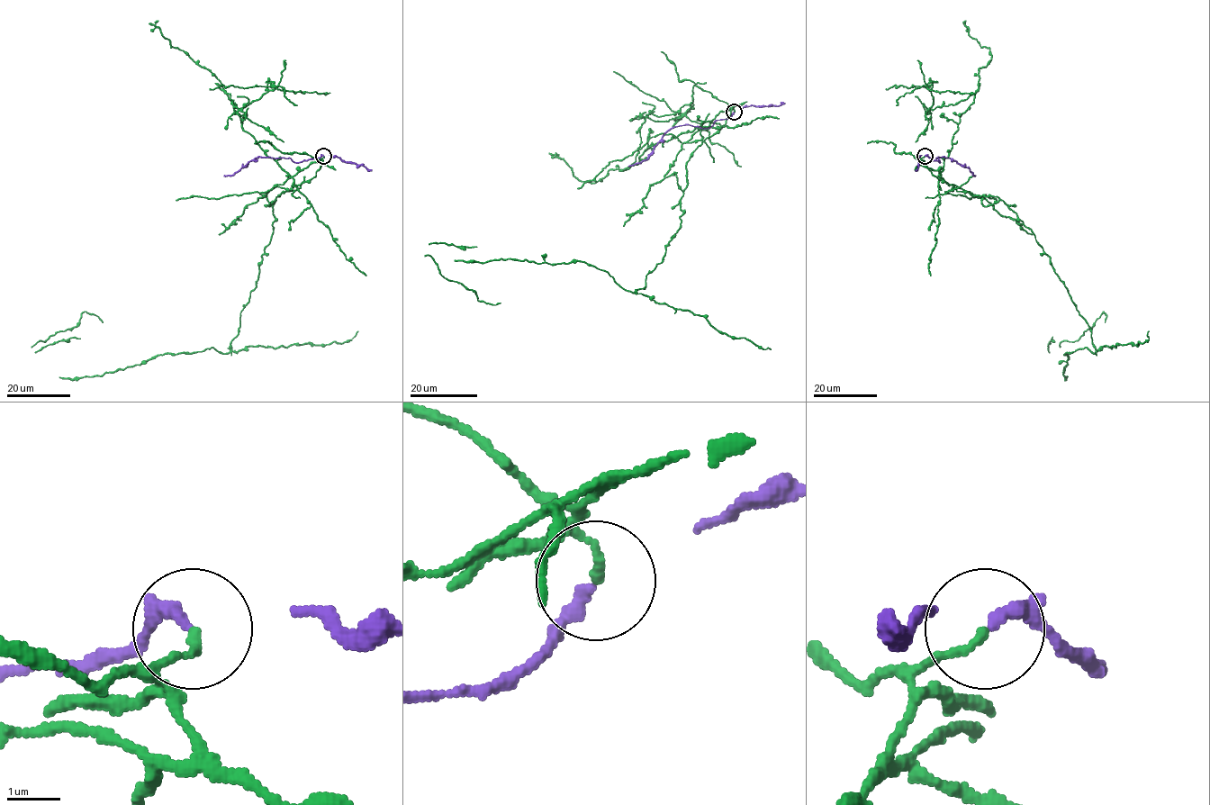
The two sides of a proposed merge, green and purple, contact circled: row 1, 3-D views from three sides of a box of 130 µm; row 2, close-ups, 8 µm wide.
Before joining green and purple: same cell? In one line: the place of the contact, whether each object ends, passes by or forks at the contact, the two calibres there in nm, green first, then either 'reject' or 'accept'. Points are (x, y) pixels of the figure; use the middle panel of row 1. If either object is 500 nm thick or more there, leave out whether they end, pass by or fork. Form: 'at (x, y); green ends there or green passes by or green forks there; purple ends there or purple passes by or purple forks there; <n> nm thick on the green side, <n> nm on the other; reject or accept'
at (734, 112); green ends there; purple passes by; 150 nm thick on the green side, 180 nm on the other; reject

